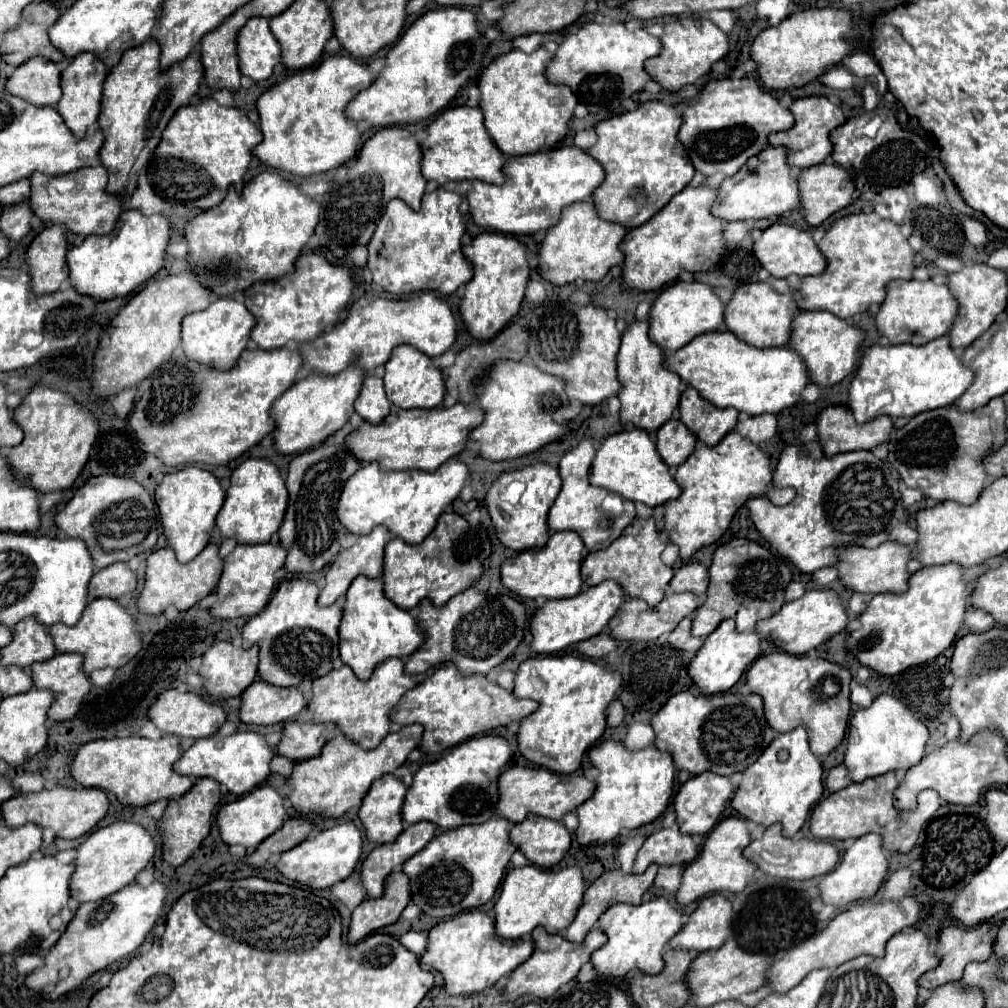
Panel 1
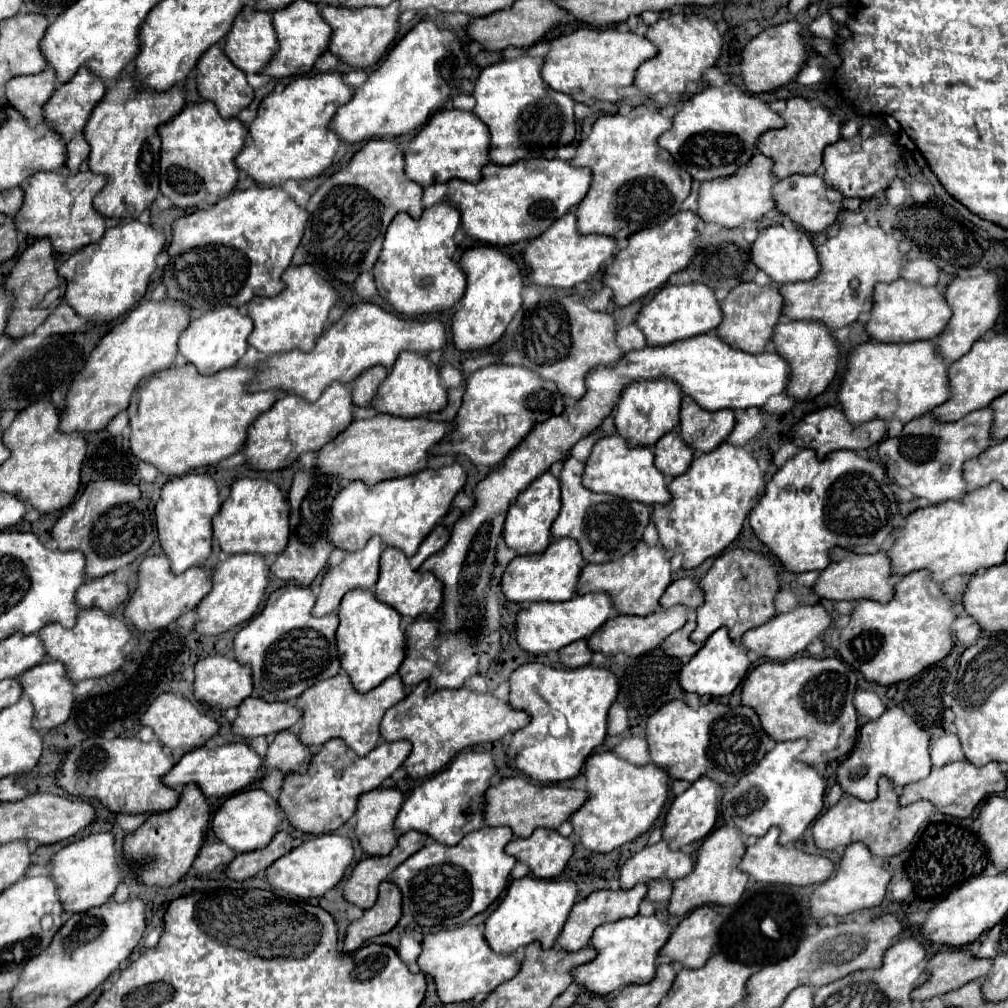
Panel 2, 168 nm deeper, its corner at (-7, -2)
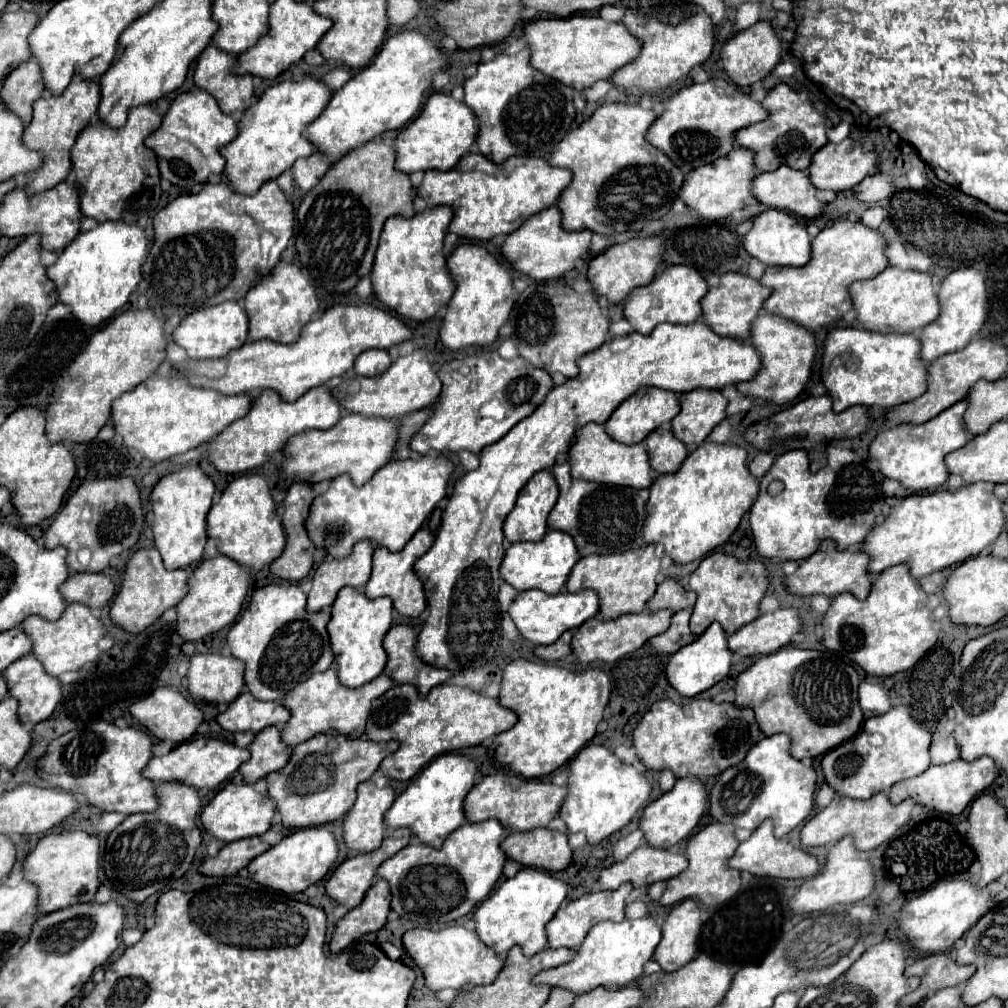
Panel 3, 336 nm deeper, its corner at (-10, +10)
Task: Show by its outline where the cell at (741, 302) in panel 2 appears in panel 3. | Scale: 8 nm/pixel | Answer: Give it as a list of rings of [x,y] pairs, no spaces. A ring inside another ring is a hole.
[[[737,272],[723,274],[719,278],[719,286],[709,288],[707,296],[703,296],[705,324],[711,326],[713,332],[719,332],[721,336],[735,336],[737,340],[745,340],[749,336],[751,322],[757,318],[757,314],[769,294],[771,294],[771,290],[767,286],[759,284],[757,280],[753,280],[745,274],[737,274]]]

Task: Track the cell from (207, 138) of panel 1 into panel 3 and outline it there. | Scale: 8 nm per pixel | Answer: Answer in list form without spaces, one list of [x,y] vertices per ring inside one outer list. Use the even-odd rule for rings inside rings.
[[[189,90],[189,92],[183,92],[179,94],[169,110],[165,112],[163,116],[163,122],[161,126],[145,140],[147,148],[157,156],[157,164],[159,164],[159,172],[161,172],[161,178],[169,180],[171,184],[175,186],[181,186],[181,188],[191,188],[193,184],[201,184],[207,176],[211,174],[221,174],[223,168],[225,168],[225,160],[223,156],[219,154],[219,148],[229,144],[233,138],[237,136],[237,122],[221,112],[221,108],[217,106],[217,100],[213,96],[209,96],[205,90]]]

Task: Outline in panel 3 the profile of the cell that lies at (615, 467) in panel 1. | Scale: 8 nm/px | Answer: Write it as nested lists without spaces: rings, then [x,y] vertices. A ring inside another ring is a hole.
[[[587,424],[579,436],[575,436],[575,444],[569,448],[569,464],[571,464],[571,478],[589,480],[589,482],[605,482],[615,486],[631,486],[631,488],[649,488],[651,486],[651,466],[647,460],[647,450],[643,444],[625,446],[615,442],[603,426]]]

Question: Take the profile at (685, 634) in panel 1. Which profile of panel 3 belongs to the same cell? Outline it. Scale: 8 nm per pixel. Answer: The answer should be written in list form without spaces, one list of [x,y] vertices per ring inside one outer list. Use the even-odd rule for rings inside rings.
[[[691,608],[689,610],[681,610],[675,612],[671,618],[671,626],[667,632],[651,638],[651,646],[659,652],[659,654],[673,654],[677,652],[681,646],[691,644],[695,640],[695,636],[689,630],[689,618],[691,618]]]

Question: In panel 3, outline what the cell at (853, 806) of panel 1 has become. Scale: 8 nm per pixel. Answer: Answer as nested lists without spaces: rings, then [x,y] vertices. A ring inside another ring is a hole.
[[[875,794],[869,800],[847,800],[833,798],[833,802],[817,812],[803,828],[801,828],[801,844],[805,848],[829,846],[841,840],[843,836],[851,836],[855,840],[855,848],[859,850],[875,850],[883,842],[891,842],[897,838],[899,828],[909,820],[911,810],[915,808],[913,800],[903,800],[901,804],[891,804],[885,794]]]

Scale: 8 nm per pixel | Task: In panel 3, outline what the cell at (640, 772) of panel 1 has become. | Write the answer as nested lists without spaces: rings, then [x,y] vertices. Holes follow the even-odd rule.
[[[589,744],[569,762],[567,796],[559,810],[559,818],[565,822],[567,832],[583,832],[589,844],[599,844],[613,832],[629,824],[629,820],[641,812],[651,796],[651,782],[639,774],[633,766],[623,764],[605,746]]]

